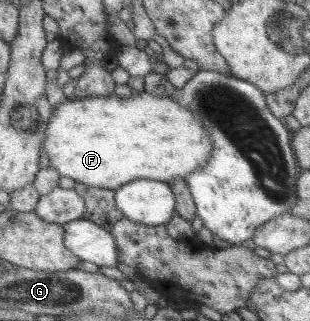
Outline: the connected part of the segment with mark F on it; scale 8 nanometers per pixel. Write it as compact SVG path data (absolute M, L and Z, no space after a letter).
M146 91L140 93L136 92L133 96L128 98L121 98L114 93L106 97L87 97L75 100L67 99L63 103L57 104L55 109L52 110L48 129L45 131L41 154L48 155L50 165L62 175L62 177L70 177L70 179L74 179L77 183L87 185L88 187L102 188L107 191L118 189L121 185L126 185L129 181L139 179L163 181L166 183L167 181L176 178L185 179L189 173L196 171L206 163L212 147L212 145L210 145L210 140L208 139L208 134L202 129L203 123L200 125L196 119L199 119L199 117L195 117L189 109L184 109L174 96L158 97Z

